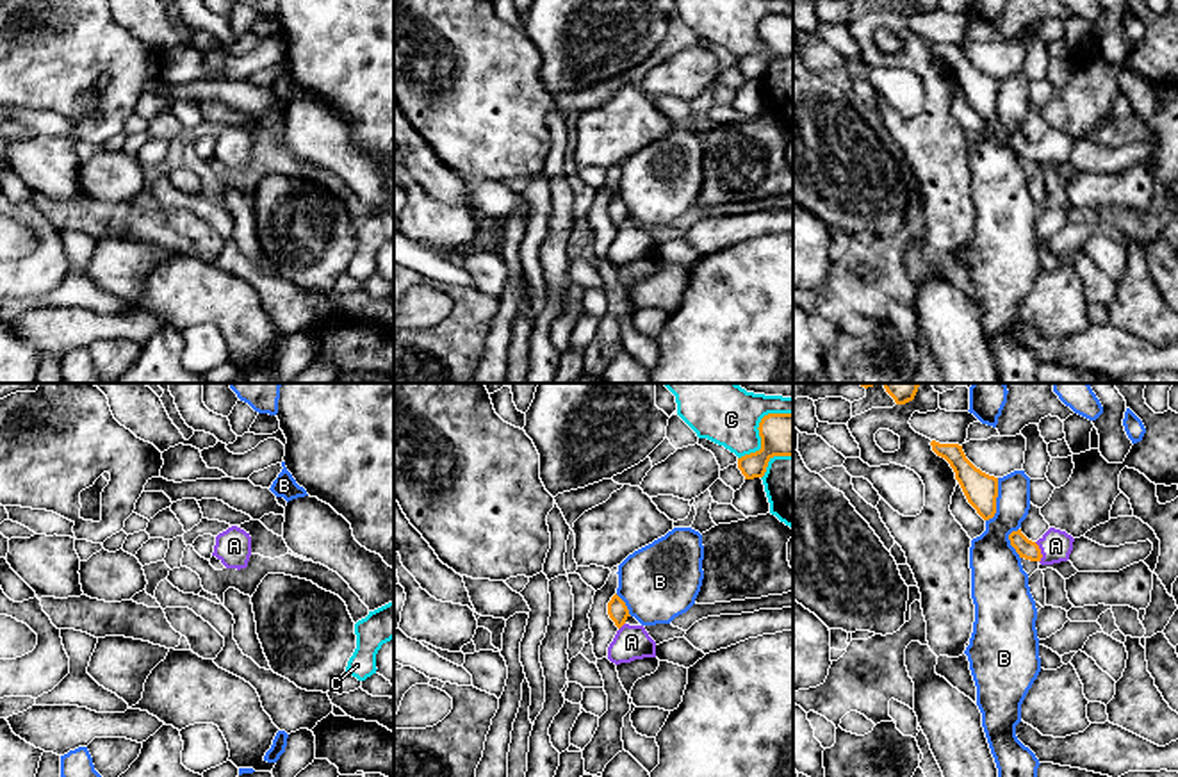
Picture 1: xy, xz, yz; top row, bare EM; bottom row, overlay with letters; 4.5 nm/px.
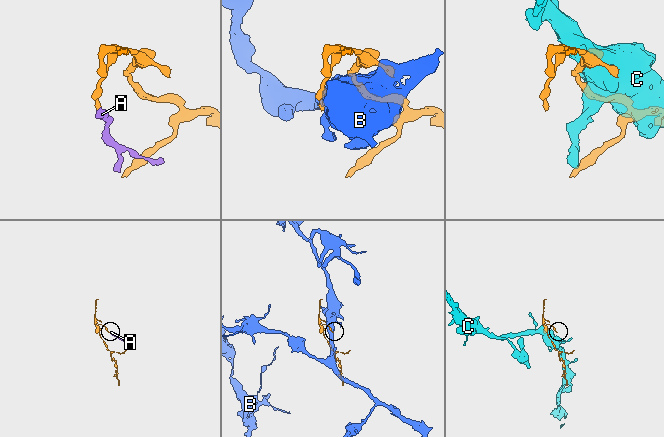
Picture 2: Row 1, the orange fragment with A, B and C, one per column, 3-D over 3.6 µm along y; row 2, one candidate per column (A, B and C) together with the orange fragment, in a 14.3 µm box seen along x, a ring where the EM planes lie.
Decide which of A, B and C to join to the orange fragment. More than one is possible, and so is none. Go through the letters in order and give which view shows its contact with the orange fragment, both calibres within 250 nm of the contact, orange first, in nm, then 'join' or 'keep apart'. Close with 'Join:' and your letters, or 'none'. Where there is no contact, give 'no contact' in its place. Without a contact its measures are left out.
A: contact in yz; calibres 90 and 150 nm; join
B: contact in yz; calibres 150 and 200 nm; keep apart
C: contact in xz; calibres 190 and 280 nm; keep apart
Join: A

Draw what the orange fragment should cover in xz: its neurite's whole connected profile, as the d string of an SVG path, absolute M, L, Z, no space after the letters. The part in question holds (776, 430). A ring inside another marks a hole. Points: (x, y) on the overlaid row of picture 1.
M768 413L757 429L761 449L738 458L745 479L763 478L773 456L793 456L793 413Z

